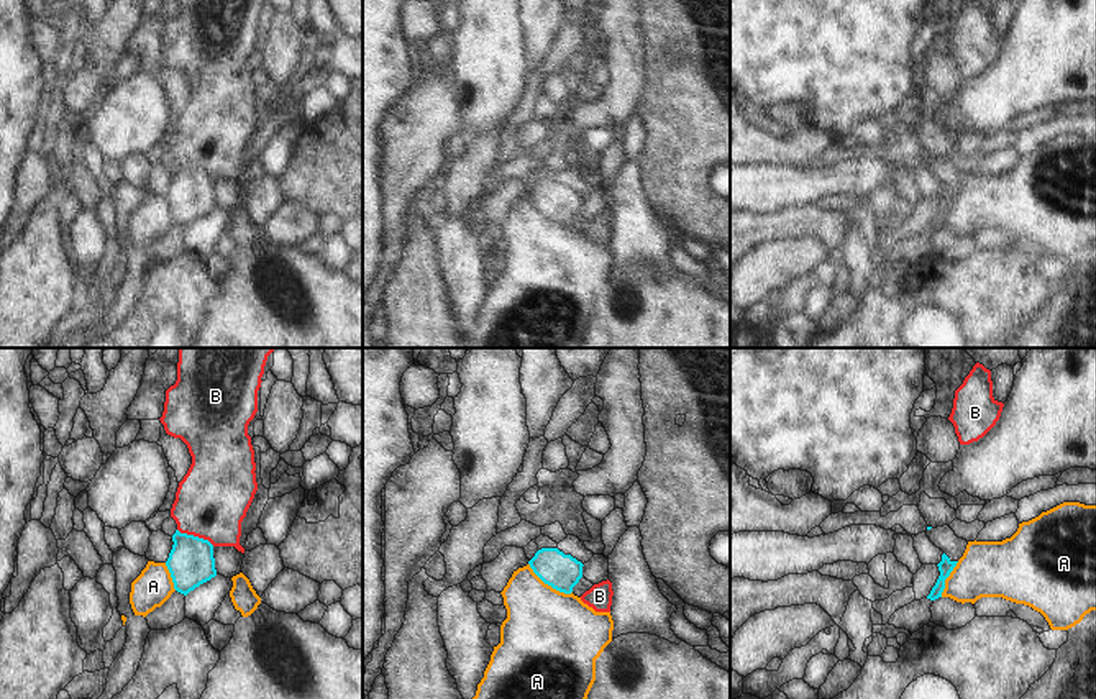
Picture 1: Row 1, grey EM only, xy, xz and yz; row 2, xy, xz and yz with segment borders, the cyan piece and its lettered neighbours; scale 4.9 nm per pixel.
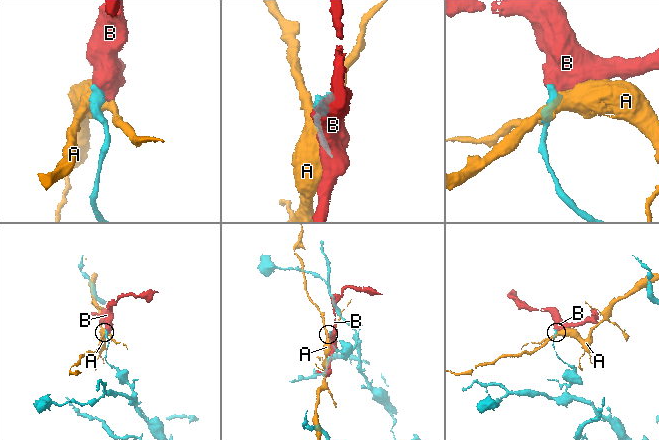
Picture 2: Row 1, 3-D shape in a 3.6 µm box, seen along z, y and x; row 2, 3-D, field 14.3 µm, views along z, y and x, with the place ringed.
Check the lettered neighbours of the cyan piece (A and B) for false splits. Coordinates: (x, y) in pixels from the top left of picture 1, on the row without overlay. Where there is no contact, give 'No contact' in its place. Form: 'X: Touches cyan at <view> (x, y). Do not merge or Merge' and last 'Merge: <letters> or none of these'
A: Touches cyan at xz (548, 217). Do not merge
B: Touches cyan at xy (196, 169). Do not merge
Merge: none of these

